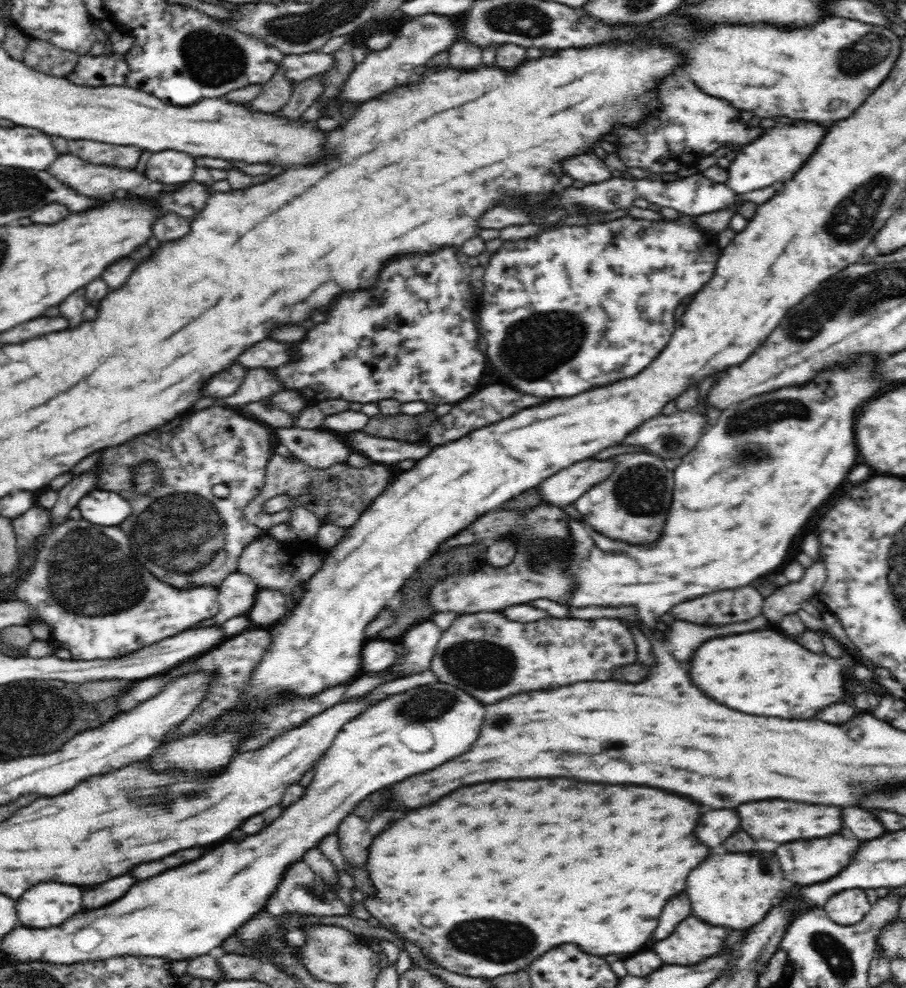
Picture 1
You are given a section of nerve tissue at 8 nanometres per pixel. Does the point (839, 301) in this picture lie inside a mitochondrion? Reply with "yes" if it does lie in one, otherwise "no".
yes

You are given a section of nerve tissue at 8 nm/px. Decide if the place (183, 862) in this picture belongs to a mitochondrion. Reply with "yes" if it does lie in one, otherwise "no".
no

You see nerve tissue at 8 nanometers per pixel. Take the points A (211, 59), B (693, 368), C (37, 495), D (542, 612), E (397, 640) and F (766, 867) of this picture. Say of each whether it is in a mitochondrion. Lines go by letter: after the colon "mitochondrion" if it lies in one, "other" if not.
A: mitochondrion
B: other
C: other
D: other
E: other
F: mitochondrion

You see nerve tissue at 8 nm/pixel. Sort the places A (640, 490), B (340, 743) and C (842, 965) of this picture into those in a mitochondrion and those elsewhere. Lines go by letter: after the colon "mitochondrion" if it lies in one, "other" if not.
A: mitochondrion
B: other
C: mitochondrion

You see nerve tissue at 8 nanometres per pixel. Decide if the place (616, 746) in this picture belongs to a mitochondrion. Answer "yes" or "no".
no

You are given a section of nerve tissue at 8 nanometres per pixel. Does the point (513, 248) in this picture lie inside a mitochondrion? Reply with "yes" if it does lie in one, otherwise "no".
no

